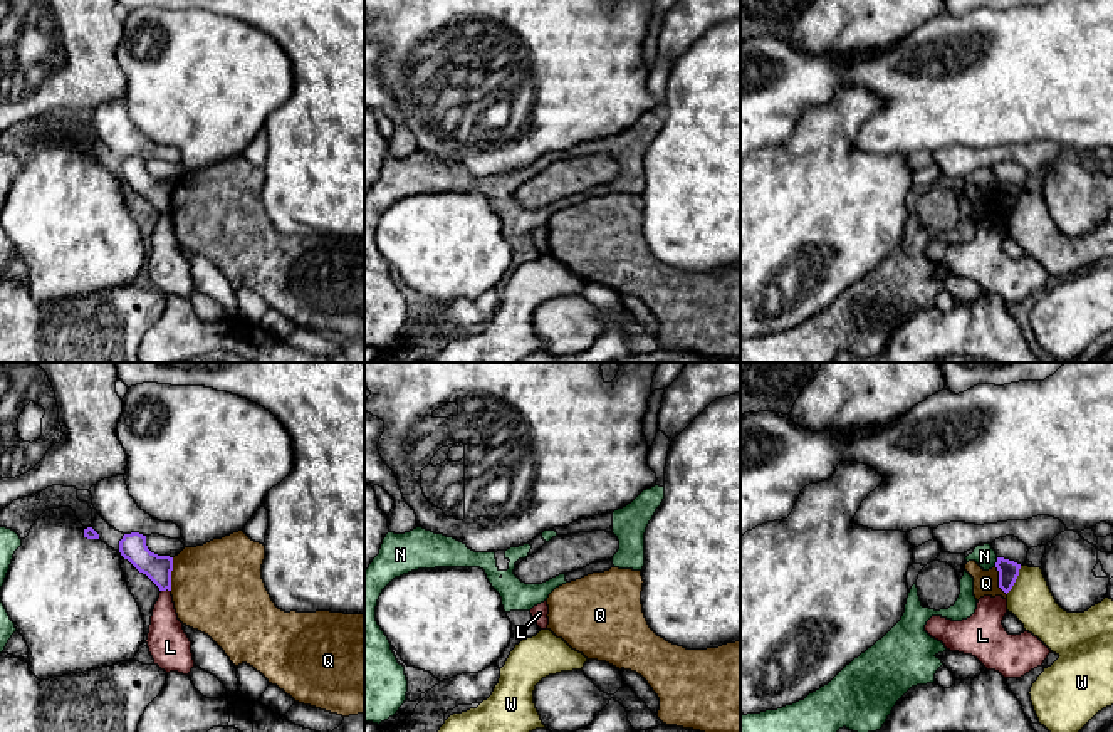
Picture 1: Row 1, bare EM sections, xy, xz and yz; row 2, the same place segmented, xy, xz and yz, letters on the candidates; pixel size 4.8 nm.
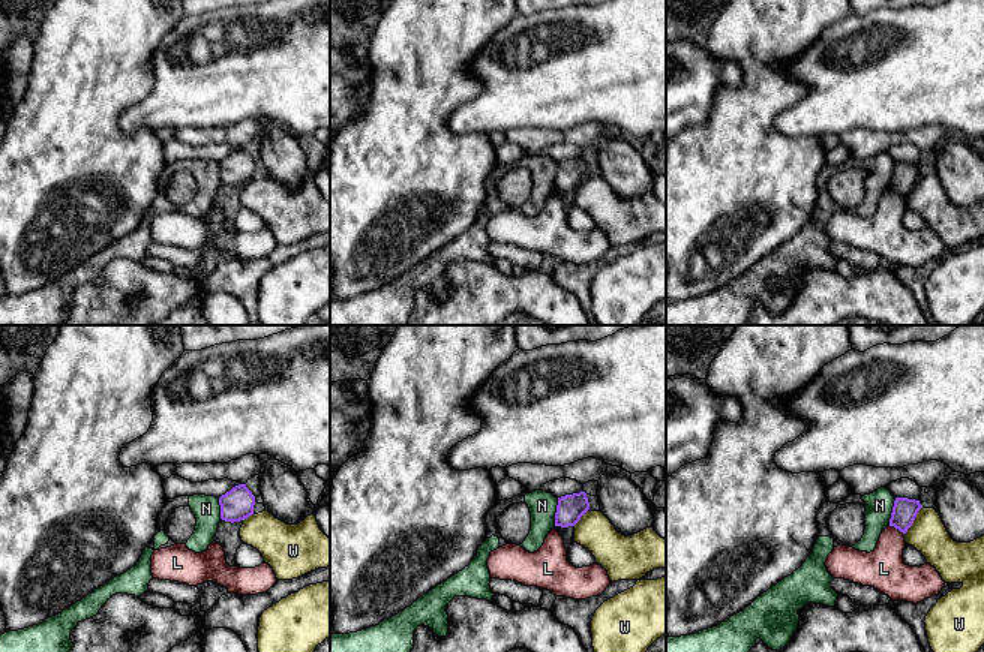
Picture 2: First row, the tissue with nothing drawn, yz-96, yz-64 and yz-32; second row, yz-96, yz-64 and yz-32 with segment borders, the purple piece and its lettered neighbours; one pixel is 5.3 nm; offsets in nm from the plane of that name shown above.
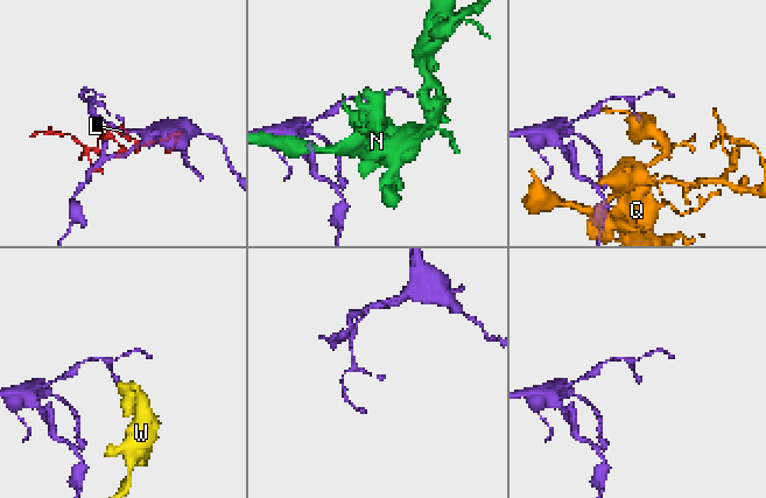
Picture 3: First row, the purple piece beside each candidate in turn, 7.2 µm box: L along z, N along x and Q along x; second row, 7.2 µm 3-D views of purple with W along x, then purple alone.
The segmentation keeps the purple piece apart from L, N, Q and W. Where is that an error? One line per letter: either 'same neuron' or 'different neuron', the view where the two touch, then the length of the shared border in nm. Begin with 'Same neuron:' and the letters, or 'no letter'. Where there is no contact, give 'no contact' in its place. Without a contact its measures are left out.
Same neuron: no letter
L: different neuron; contact in xy; length 50 nm
N: different neuron; contact in yz; length 40 nm
Q: different neuron; contact in xy; length 160 nm
W: different neuron; contact in yz; length 150 nm

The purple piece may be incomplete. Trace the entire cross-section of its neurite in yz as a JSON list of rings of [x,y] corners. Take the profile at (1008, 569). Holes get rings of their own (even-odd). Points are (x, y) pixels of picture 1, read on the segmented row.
[[[997,557],[995,567],[999,571],[999,588],[1007,594],[1019,576],[1021,564]]]

